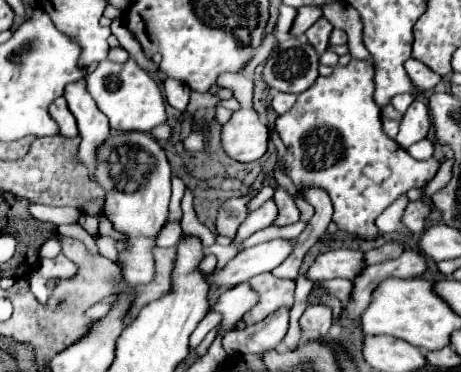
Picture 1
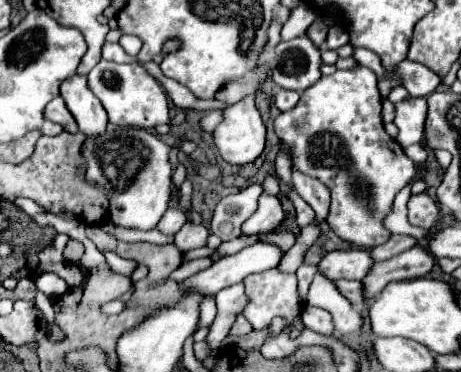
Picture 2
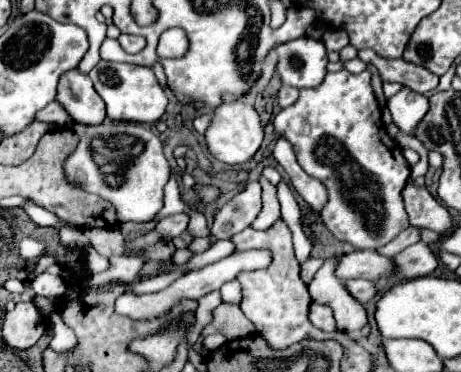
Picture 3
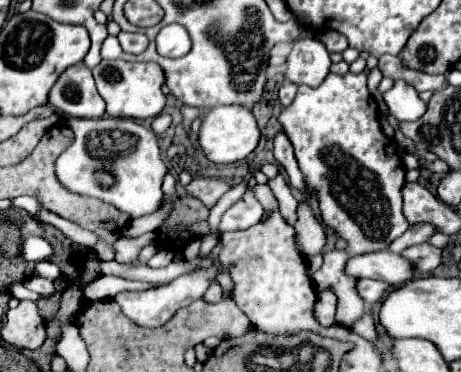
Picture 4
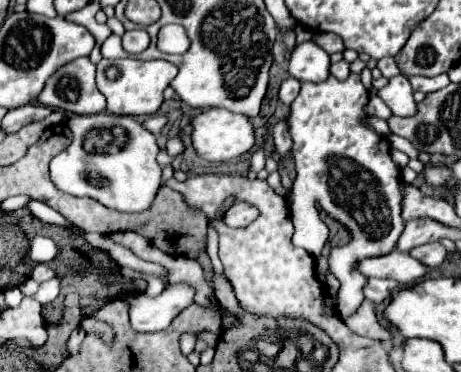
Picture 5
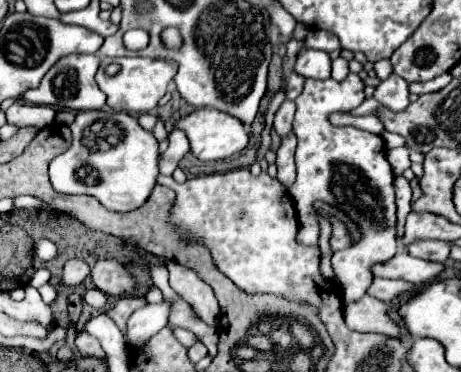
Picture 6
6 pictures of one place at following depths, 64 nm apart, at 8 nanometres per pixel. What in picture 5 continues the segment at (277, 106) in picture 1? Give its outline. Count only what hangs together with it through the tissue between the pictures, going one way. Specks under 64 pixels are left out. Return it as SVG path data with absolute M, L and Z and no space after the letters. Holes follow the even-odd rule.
M286 78L286 80L282 82L282 86L280 86L280 100L282 100L286 106L290 106L292 100L296 98L298 90L300 90L300 82L298 82L296 78Z

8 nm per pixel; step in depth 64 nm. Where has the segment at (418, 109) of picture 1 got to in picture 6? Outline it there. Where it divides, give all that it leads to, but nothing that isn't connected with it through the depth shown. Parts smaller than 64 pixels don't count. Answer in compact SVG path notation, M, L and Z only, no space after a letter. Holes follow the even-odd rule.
M396 74L380 82L380 86L376 86L376 92L374 92L374 98L392 112L402 112L404 108L408 108L410 104L408 96L410 96L408 82Z

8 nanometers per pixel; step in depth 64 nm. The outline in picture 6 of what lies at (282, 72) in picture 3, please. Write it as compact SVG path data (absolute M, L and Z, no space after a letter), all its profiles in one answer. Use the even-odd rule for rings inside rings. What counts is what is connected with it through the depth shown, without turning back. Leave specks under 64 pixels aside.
M302 48L296 56L294 70L296 70L296 74L300 74L304 78L326 80L326 78L330 78L330 56L322 50Z

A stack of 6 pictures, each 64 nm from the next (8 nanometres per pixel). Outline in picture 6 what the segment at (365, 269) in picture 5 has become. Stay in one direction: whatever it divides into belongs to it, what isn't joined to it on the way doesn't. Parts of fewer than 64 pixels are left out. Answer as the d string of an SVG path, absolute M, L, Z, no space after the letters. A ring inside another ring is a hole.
M404 250L404 252L398 252L392 260L384 264L374 264L372 274L380 278L400 278L412 284L428 284L440 274L442 268L444 268L442 264L432 264L420 258L412 258Z

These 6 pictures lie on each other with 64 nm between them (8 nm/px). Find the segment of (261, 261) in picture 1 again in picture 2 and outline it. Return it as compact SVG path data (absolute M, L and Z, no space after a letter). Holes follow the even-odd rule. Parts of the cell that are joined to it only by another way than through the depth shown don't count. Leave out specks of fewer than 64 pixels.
M258 242L254 246L248 246L232 256L224 256L216 260L208 270L202 270L184 282L180 282L182 288L198 290L204 296L206 294L218 294L222 288L244 282L246 276L258 274L270 268L276 268L282 260L284 252L270 242Z

